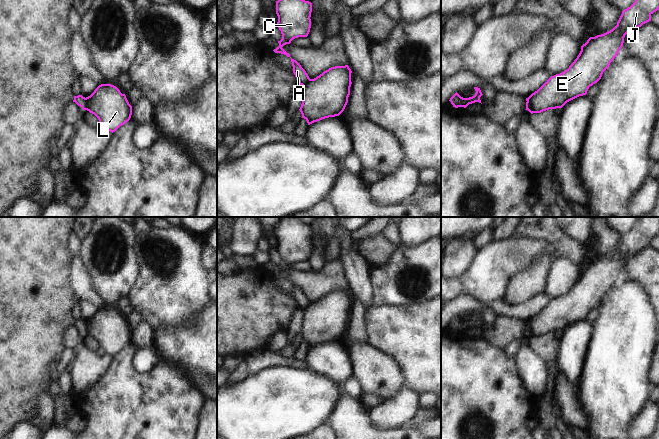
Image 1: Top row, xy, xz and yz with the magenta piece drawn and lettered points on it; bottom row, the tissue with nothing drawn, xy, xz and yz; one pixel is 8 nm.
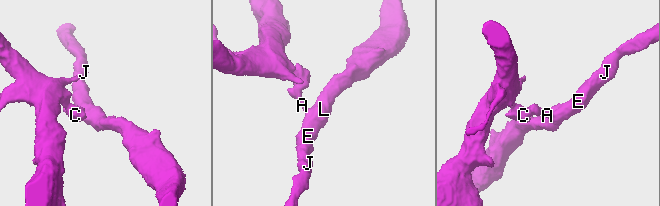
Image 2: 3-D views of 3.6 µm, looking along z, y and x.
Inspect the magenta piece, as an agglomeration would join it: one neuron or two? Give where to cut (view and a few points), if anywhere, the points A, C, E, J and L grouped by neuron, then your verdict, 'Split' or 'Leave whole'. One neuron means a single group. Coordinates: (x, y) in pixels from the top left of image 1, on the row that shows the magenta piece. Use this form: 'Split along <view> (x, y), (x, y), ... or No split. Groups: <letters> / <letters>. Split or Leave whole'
Split along xy (85, 98), (82, 107). Groups: A C / E J L. Split

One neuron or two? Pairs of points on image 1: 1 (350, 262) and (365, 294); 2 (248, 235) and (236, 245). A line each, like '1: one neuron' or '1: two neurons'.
1: one neuron
2: one neuron

